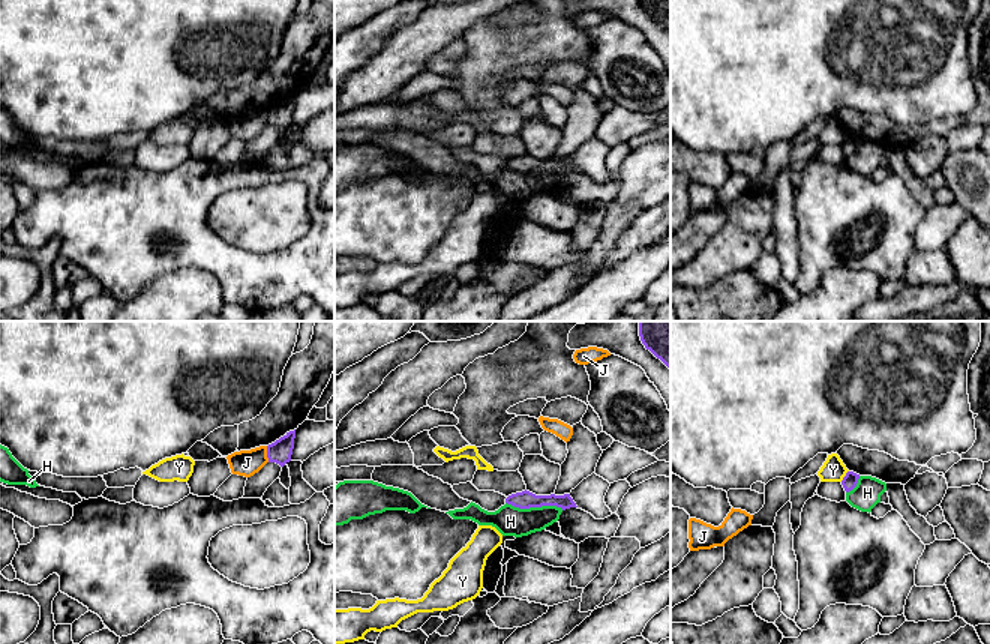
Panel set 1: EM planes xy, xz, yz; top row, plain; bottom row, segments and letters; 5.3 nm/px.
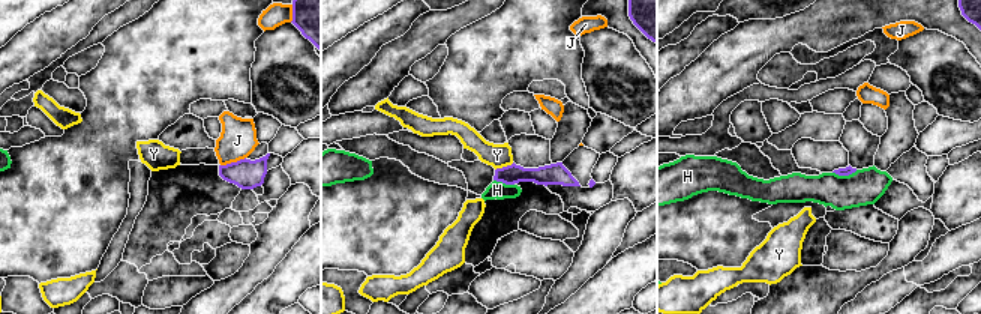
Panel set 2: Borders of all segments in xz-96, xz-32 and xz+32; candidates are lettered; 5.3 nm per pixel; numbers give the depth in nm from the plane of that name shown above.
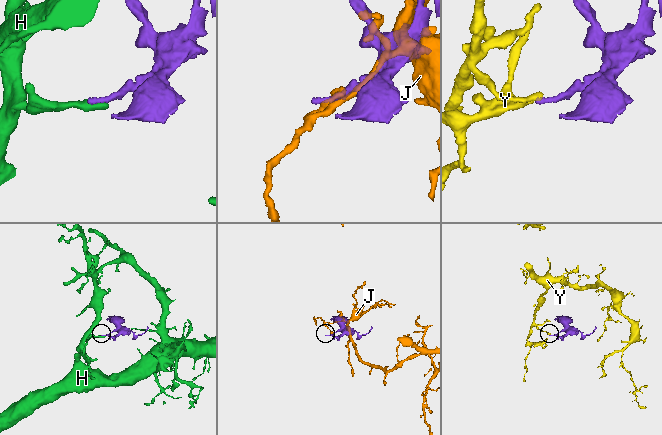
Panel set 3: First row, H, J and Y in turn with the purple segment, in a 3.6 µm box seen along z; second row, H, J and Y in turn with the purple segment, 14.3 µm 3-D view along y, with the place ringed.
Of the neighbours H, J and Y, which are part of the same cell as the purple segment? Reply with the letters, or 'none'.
none

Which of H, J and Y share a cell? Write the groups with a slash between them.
H / J / Y

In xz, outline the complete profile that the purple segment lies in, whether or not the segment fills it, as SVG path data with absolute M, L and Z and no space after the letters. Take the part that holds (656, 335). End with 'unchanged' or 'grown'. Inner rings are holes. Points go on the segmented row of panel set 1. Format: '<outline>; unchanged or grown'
M639 321L639 336L645 348L670 369L670 321Z; unchanged

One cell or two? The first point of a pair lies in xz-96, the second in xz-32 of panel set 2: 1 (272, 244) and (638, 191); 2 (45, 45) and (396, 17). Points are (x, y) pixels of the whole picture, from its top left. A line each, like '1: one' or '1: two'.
1: two
2: one

